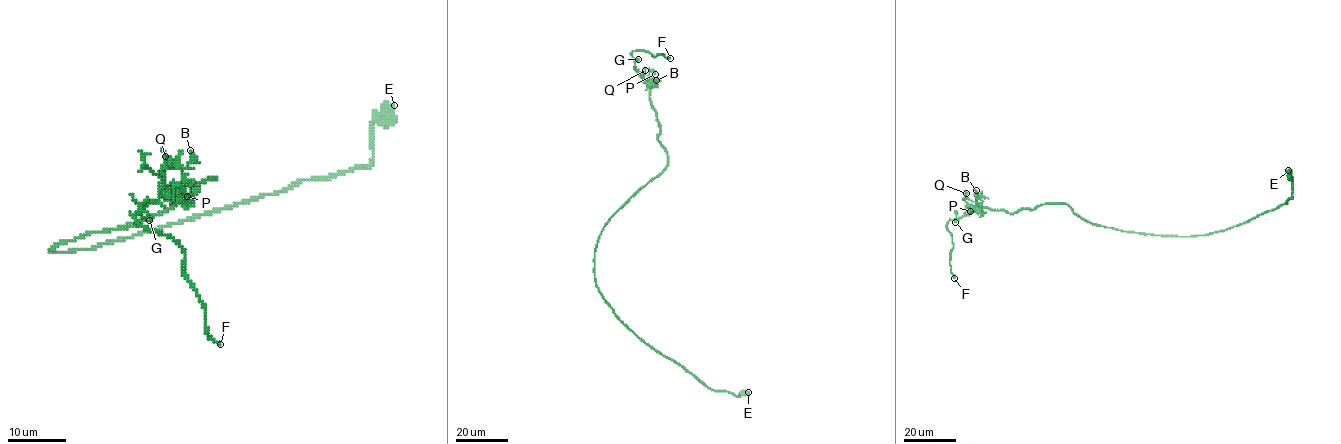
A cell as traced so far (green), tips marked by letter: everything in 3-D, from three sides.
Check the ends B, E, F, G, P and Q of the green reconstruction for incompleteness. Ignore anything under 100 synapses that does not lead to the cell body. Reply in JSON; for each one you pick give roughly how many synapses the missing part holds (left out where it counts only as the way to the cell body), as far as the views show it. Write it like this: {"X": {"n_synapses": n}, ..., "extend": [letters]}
{"extend": ["F"]}

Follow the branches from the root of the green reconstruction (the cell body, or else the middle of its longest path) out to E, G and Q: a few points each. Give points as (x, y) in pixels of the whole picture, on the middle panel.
E: (608, 219), (594, 253), (594, 276), (613, 313), (646, 343), (710, 389), (737, 396), (748, 392)
G: (608, 219), (667, 164), (667, 151), (658, 139), (660, 124), (650, 91), (635, 66), (634, 61), (638, 59)
Q: (608, 219), (667, 164), (667, 151), (658, 139), (660, 124), (643, 76), (645, 70)

